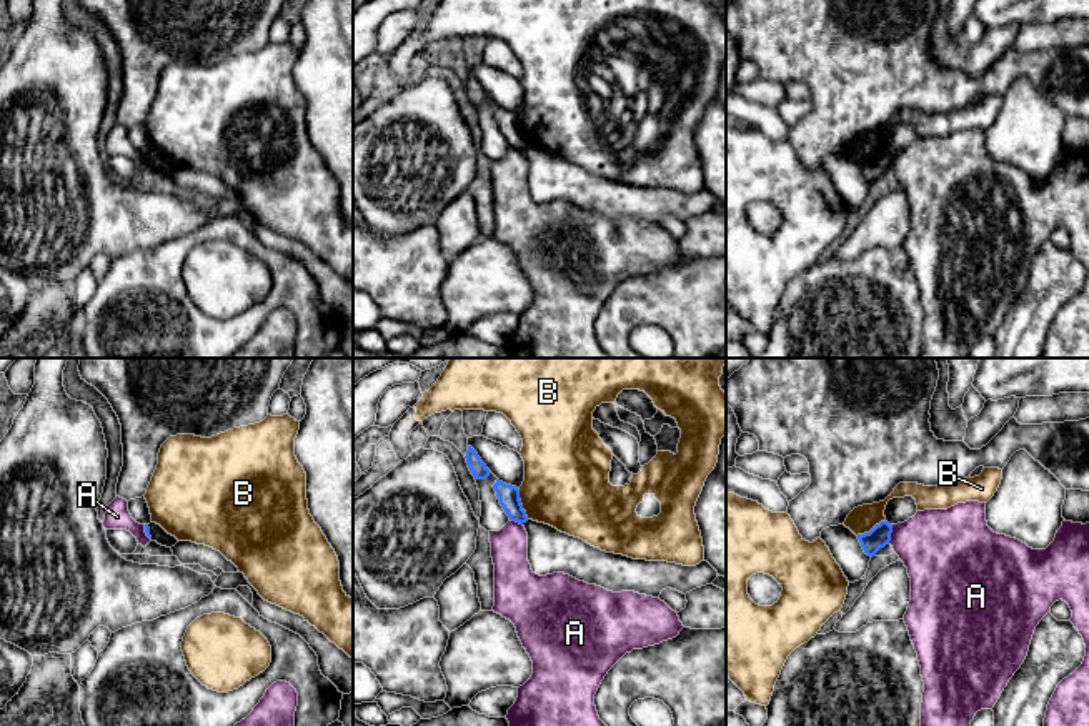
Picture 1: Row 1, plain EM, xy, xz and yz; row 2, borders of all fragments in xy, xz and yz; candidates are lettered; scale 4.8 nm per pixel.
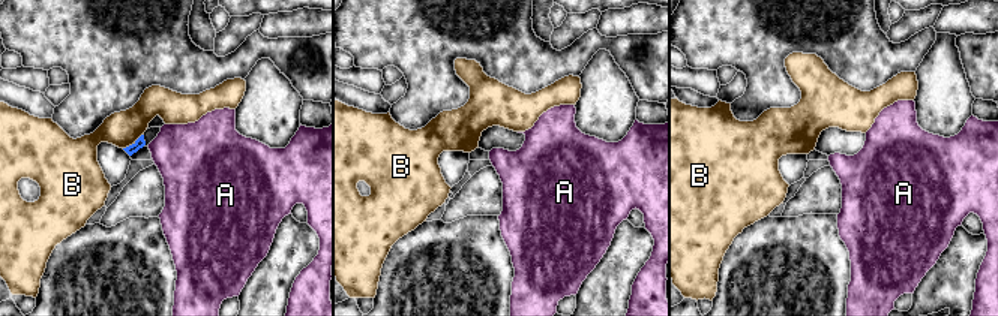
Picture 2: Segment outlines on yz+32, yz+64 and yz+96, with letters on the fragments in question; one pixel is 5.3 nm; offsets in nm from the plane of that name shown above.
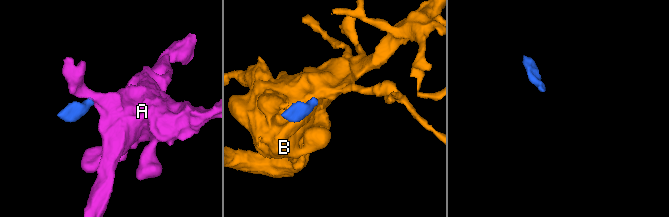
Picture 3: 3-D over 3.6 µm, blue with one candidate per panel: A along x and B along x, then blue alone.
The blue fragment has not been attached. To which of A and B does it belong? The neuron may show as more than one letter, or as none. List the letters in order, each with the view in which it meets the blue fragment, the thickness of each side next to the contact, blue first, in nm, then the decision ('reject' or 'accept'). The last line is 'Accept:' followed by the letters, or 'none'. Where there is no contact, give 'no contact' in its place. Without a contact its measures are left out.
A: yz | 100/380 nm | reject
B: xz | 100/420 nm | reject
Accept: none

